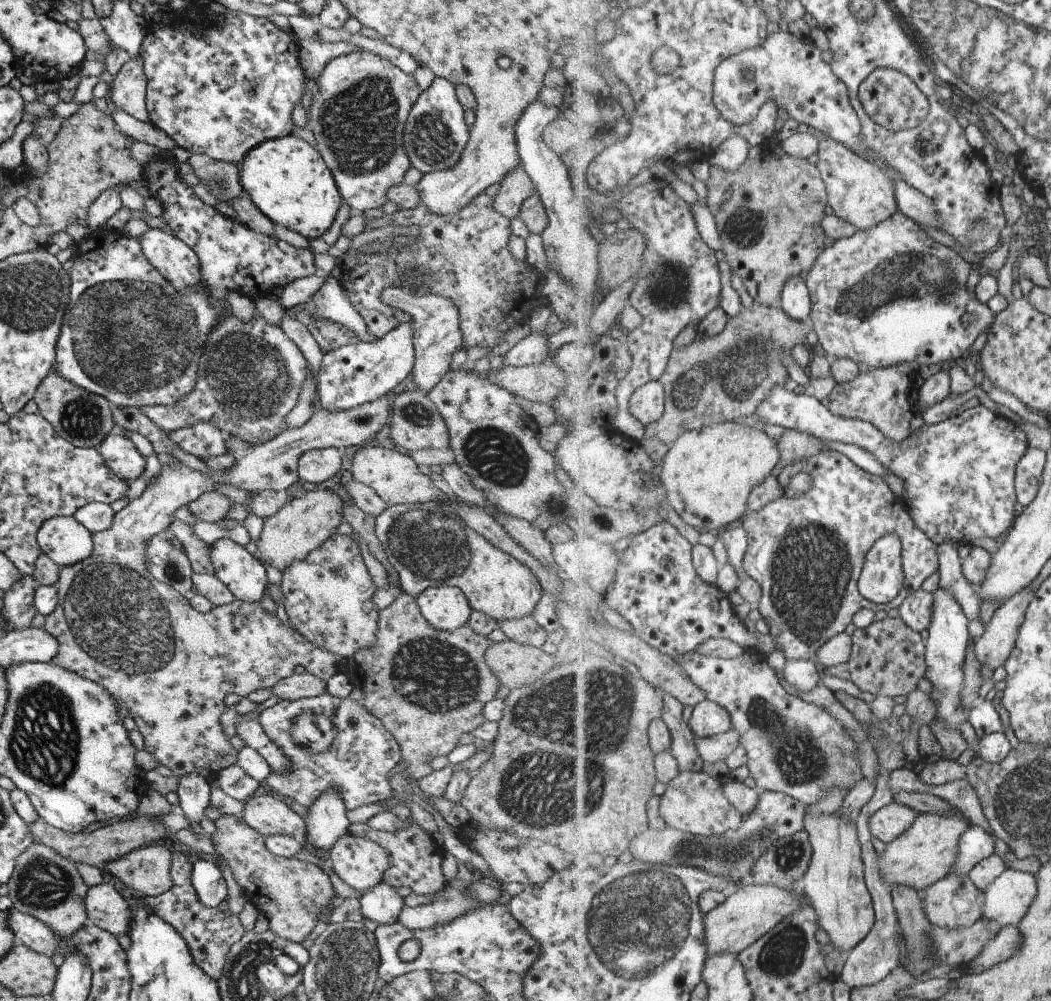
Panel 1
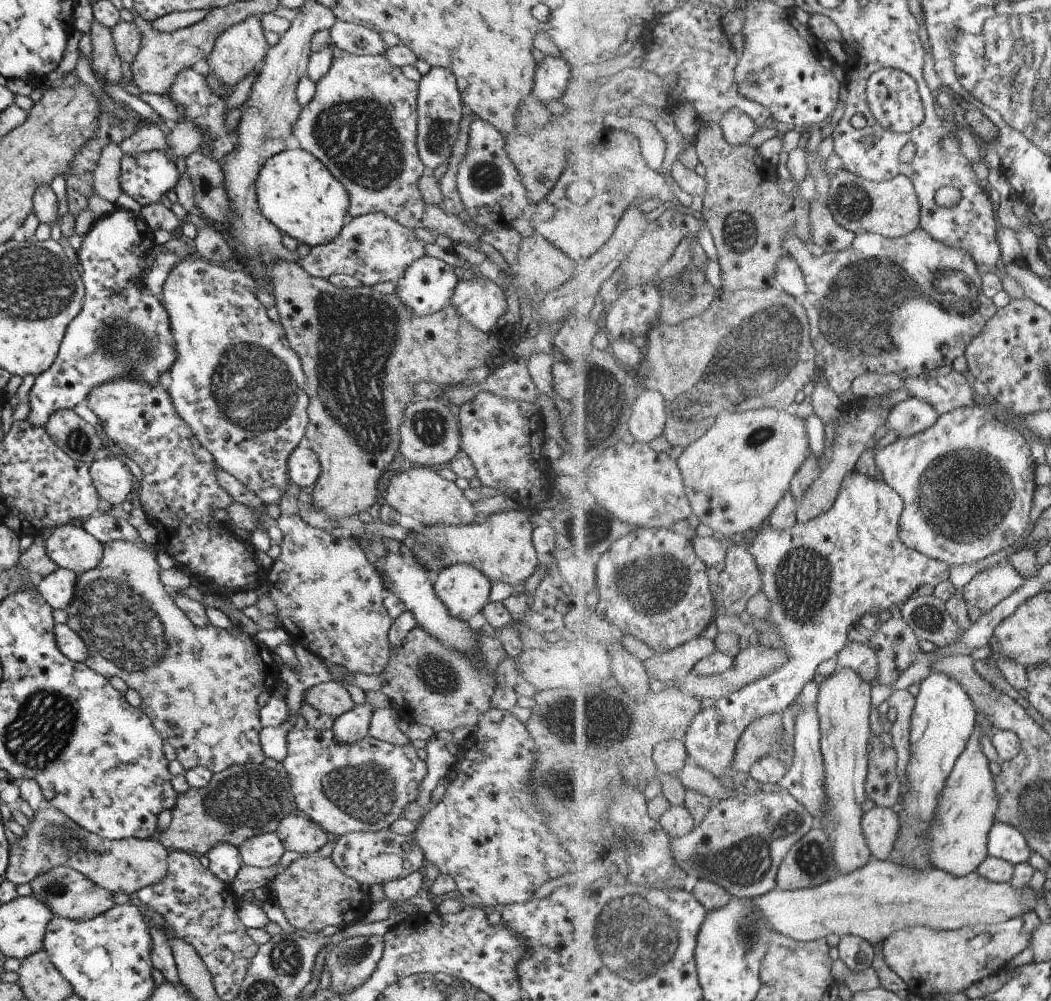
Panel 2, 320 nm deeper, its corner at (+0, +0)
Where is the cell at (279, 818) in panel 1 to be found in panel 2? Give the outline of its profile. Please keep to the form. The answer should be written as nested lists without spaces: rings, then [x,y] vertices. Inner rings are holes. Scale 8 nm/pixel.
[[[293,812],[282,818],[274,830],[284,850],[293,850],[295,854],[315,853],[327,841],[325,832],[303,814]]]

